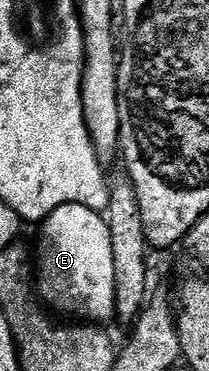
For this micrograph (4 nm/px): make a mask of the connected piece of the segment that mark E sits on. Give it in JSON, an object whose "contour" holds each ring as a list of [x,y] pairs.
{"contour":[[[62,204],[41,221],[40,228],[37,292],[42,303],[72,312],[72,317],[83,322],[114,321],[113,251],[108,221],[89,206]]]}

